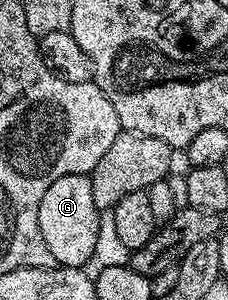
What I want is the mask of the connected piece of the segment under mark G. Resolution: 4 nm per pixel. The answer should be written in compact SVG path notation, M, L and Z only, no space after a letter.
M88 175L61 176L61 180L53 180L53 184L49 184L45 196L41 196L39 223L41 236L45 236L45 244L49 252L53 252L58 265L78 270L87 263L89 256L93 256L100 213L97 204L93 204L93 184Z

